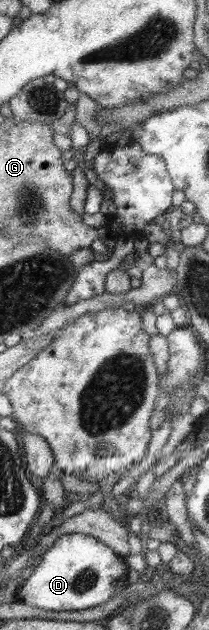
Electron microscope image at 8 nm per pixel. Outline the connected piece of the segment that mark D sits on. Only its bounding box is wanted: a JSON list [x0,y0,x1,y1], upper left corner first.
[16,533,126,611]

